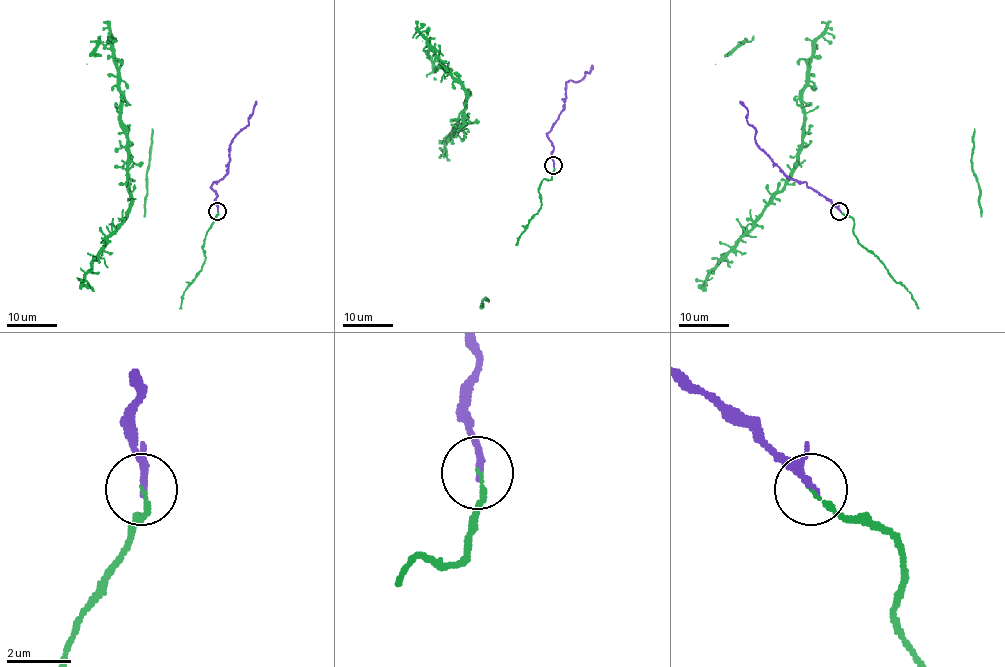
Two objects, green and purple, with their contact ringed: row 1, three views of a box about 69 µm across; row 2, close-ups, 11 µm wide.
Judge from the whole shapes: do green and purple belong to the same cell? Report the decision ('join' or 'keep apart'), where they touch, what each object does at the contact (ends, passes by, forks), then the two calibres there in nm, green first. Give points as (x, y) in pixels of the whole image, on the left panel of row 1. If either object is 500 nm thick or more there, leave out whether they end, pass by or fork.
join | (217, 211) | green ends | purple passes by | 130/170 nm

